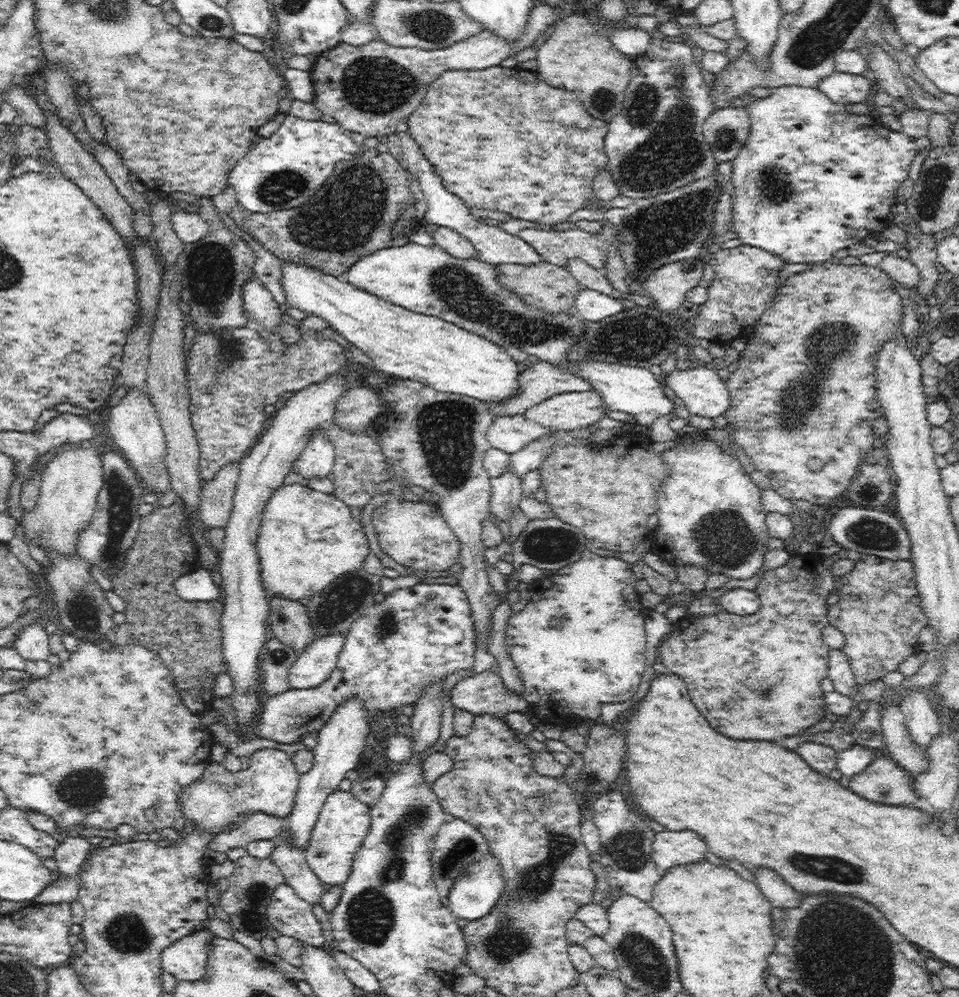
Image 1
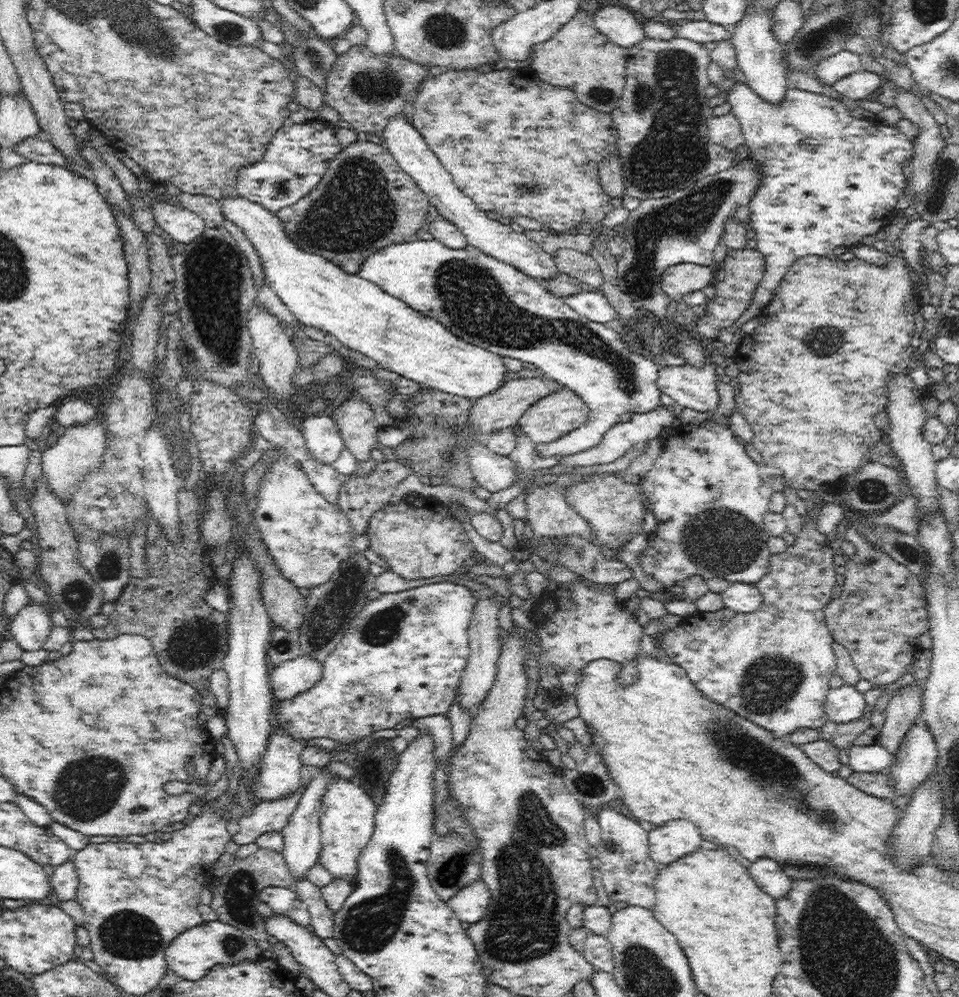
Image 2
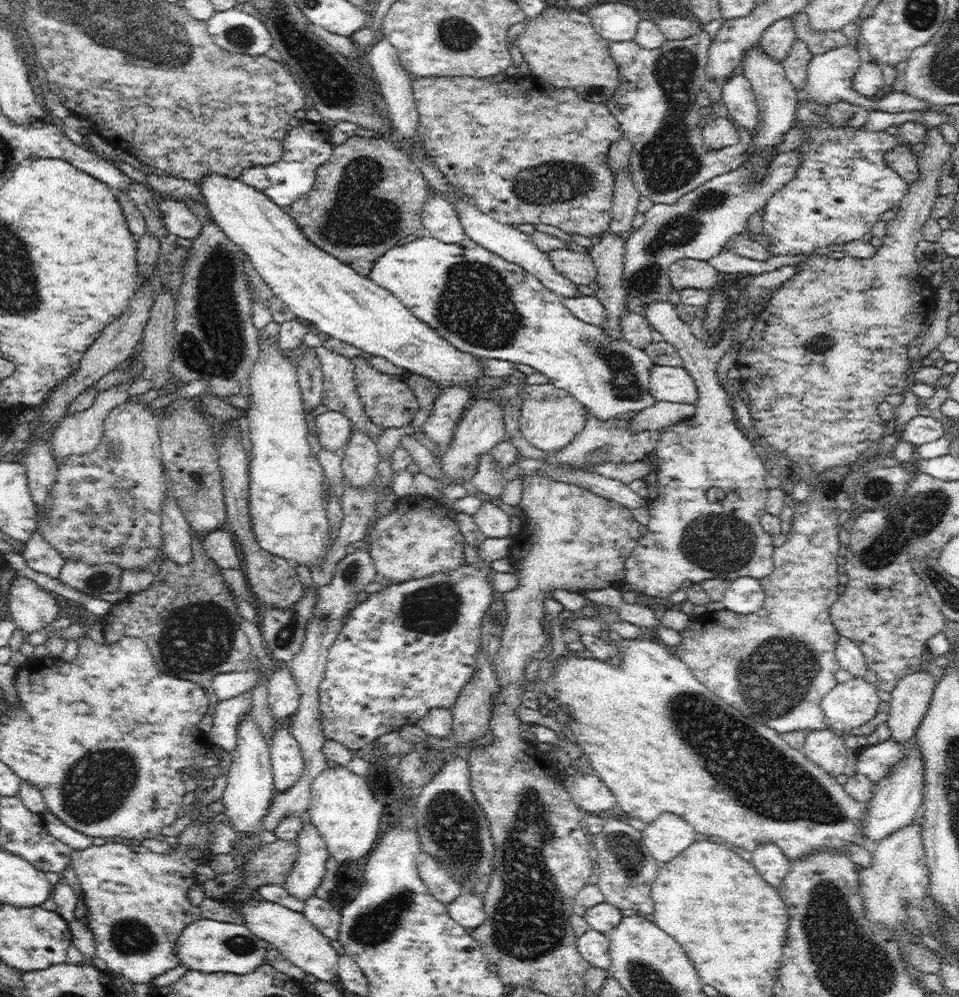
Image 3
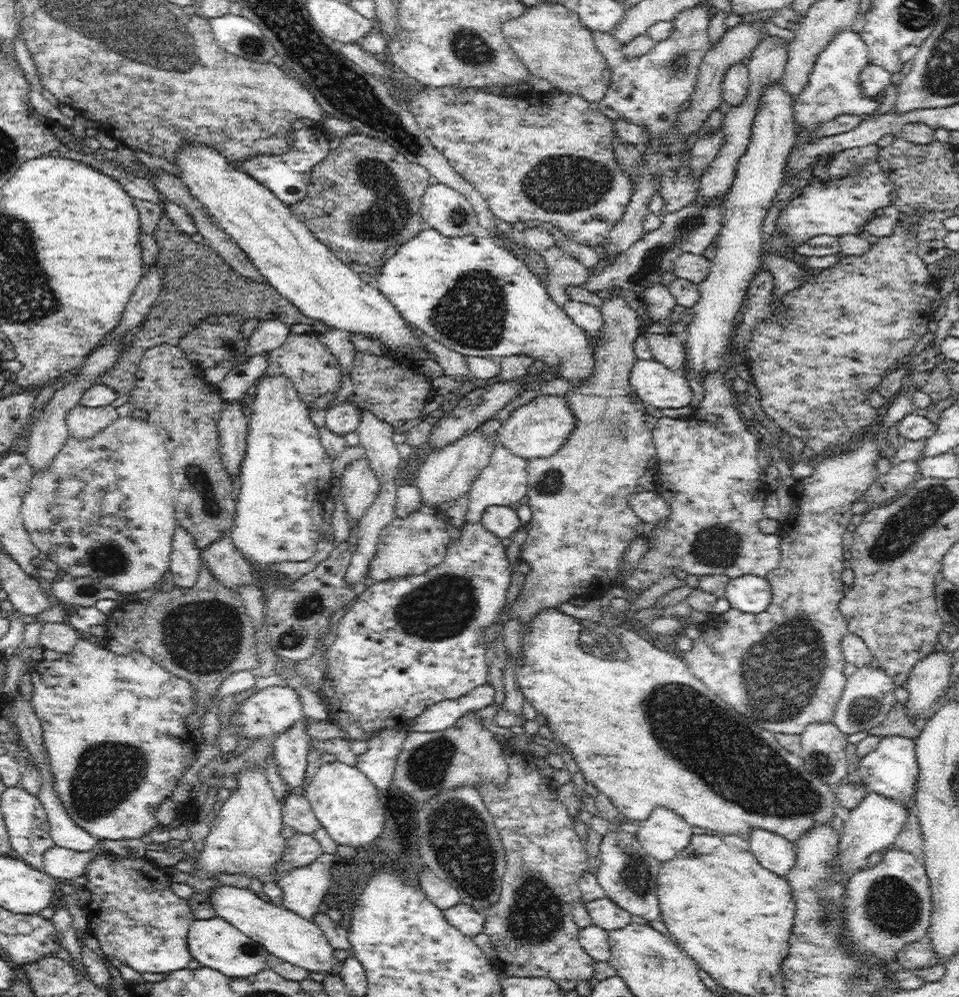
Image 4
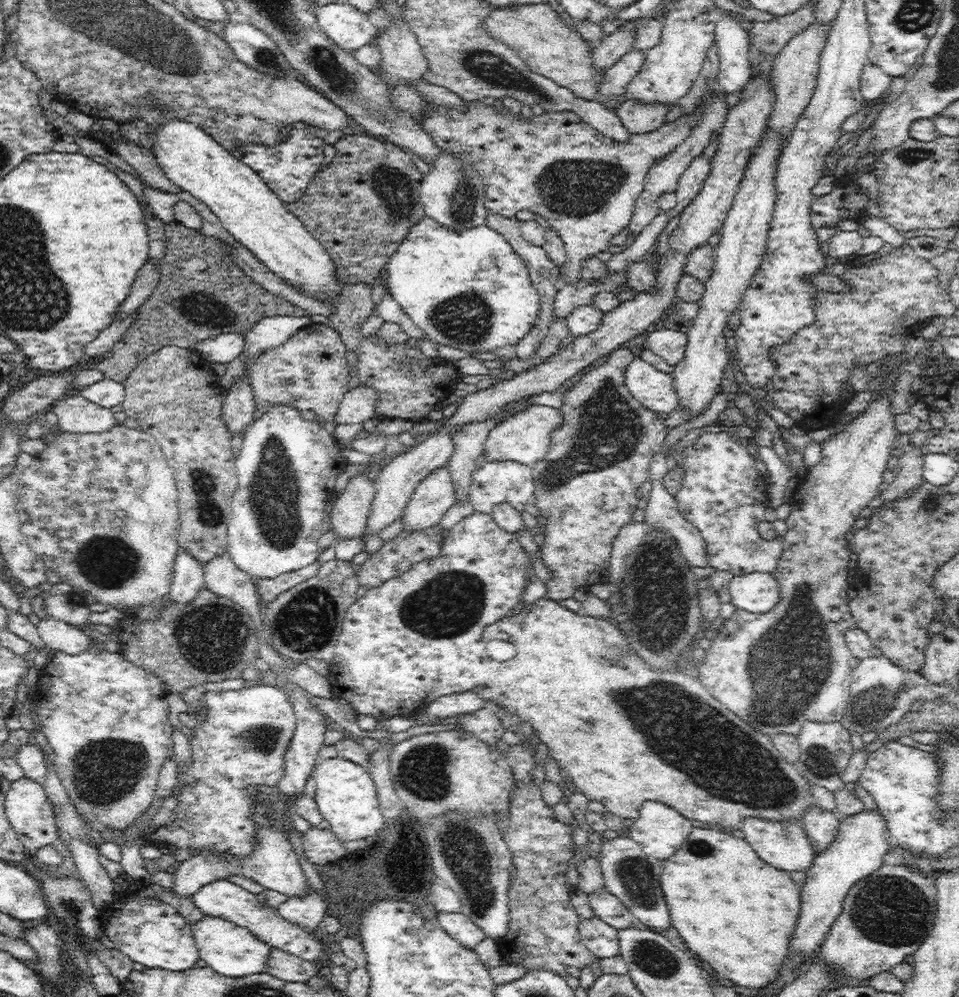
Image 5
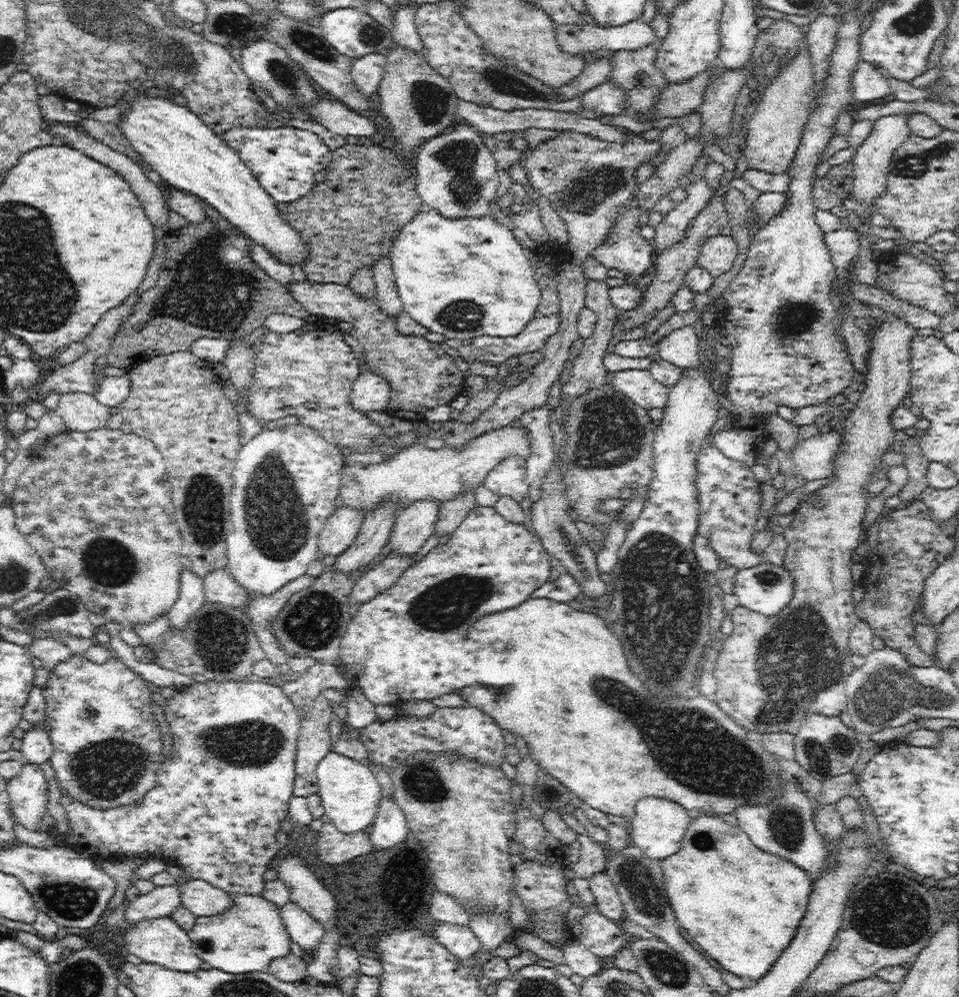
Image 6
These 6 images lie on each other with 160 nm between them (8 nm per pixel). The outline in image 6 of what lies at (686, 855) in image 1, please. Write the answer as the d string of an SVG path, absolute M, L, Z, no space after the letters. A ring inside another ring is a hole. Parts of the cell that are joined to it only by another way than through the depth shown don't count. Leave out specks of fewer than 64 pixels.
M644 797L636 803L634 816L628 819L632 823L632 831L629 833L630 843L644 851L648 857L661 862L680 850L682 840L693 818L680 803L672 799Z

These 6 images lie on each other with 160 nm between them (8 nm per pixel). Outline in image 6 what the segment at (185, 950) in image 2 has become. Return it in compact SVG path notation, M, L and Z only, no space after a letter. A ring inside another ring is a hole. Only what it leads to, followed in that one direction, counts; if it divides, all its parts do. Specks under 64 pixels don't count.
M234 895L234 906L217 915L196 917L194 926L187 931L195 953L212 969L222 970L229 974L244 974L265 971L272 960L290 954L293 946L290 935L280 917L280 907L269 902L262 895Z

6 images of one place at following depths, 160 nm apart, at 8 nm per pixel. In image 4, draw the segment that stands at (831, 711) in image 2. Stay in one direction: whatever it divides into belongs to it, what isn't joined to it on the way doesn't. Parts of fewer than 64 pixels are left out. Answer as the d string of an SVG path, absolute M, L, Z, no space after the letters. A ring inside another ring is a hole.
M858 667L855 673L847 677L840 702L834 708L832 722L845 735L862 731L872 732L886 720L892 704L897 702L894 695L896 687L892 678L888 677L881 667Z

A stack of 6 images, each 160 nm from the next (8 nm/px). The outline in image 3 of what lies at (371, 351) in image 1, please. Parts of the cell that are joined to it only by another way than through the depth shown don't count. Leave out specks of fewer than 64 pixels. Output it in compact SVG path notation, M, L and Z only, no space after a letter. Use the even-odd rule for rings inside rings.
M214 173L204 177L203 181L199 182L199 187L213 222L249 256L249 261L262 280L272 289L274 295L288 305L298 319L312 322L320 332L360 348L366 354L384 357L396 367L405 369L407 373L425 377L436 383L440 390L454 386L477 388L478 379L486 377L482 359L468 352L462 352L448 341L444 341L440 334L429 324L416 318L388 289L378 286L369 277L358 274L340 259L312 244L302 233L296 219L282 211L282 207L268 199L264 193L241 179L232 179Z

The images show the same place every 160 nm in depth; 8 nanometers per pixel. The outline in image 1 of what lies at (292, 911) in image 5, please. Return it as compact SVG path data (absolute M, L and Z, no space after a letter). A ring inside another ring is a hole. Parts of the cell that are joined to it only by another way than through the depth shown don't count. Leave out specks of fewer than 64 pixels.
M359 698L342 700L332 718L317 732L317 744L313 747L312 768L299 776L299 786L295 803L289 814L290 845L305 851L311 840L318 814L328 795L338 788L350 770L356 768L360 755L365 751L372 732L372 724L367 710Z

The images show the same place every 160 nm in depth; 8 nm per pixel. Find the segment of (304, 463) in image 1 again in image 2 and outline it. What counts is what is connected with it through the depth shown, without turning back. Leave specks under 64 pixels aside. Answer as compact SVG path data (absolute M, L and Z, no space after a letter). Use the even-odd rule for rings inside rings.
M330 413L308 417L302 425L306 451L318 461L331 465L345 449L340 429Z

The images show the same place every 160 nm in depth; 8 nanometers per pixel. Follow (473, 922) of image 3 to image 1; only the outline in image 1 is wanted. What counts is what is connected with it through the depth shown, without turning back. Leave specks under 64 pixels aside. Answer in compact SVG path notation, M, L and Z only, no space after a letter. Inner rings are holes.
M492 850L486 859L470 864L465 872L456 876L455 884L450 890L448 908L452 911L452 914L457 918L466 918L470 921L486 916L496 906L496 902L500 900L500 896L504 892L504 881L501 875L502 867L500 867L498 859L492 855Z

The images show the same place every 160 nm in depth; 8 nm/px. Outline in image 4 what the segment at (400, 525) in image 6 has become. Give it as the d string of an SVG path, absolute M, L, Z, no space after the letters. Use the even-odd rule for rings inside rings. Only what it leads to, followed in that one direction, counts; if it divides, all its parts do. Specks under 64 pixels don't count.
M482 427L464 434L460 440L446 444L438 450L430 451L418 468L414 486L420 492L421 502L430 508L437 508L442 502L456 501L469 493L479 472L489 463L490 455L497 442L496 437L486 438L481 433Z

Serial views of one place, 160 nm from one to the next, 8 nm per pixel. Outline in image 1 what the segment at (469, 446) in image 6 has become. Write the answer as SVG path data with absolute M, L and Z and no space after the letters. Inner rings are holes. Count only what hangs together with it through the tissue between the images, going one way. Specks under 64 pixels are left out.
M592 390L556 394L532 406L525 416L550 431L573 432L594 425L607 416L607 412L602 397Z

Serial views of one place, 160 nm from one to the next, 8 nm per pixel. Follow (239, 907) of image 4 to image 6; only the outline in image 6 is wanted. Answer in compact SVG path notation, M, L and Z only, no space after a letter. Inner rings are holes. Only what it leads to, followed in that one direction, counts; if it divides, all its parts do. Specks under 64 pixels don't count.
M202 879L186 881L180 890L180 899L184 909L197 917L217 915L234 906L232 894Z

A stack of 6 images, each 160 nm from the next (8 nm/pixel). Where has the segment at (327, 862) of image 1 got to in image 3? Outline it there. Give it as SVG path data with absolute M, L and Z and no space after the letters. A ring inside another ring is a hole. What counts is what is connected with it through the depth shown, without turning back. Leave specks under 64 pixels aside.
M345 766L328 767L321 772L311 786L311 799L306 816L324 840L330 858L340 866L348 866L374 848L378 838L382 806L376 802L364 775L358 775Z

